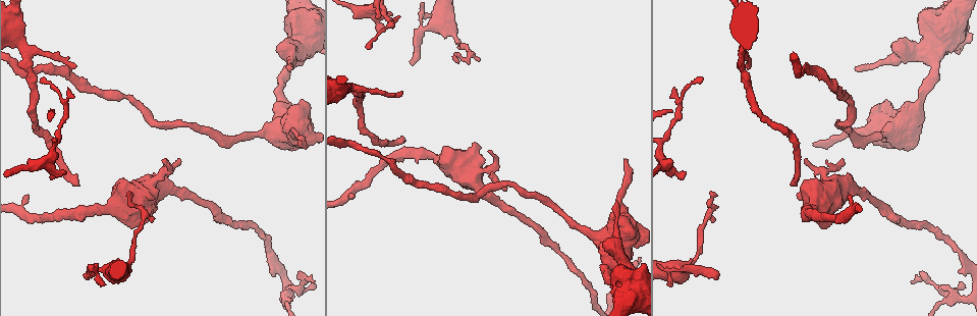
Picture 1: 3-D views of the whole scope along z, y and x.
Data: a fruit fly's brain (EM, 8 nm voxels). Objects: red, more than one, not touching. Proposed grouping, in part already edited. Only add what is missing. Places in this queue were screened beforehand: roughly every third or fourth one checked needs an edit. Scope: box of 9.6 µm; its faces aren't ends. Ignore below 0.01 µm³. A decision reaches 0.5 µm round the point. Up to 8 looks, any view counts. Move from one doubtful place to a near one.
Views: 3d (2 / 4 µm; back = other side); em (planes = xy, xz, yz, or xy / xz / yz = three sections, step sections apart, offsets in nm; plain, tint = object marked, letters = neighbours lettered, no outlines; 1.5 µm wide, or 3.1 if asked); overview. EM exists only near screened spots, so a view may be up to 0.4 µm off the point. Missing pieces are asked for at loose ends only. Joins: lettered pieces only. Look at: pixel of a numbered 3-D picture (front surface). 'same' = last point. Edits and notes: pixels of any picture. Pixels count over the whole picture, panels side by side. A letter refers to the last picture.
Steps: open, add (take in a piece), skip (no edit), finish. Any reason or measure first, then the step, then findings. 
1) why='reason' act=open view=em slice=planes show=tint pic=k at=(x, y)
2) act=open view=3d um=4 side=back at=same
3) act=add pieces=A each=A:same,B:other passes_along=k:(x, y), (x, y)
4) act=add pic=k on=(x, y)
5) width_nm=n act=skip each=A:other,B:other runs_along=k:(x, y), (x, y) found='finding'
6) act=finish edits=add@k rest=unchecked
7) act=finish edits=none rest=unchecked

why='branch stops here' act=open view=em slice=planes show=letters pic=1 at=(413, 63)

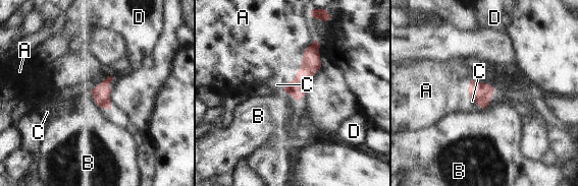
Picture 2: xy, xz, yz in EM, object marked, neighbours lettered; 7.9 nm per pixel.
width_nm=140 act=add pieces=C each=A:other,B:other,C:same,D:other passes_along=2:(297, 87), (286, 85), (276, 84) found='it goes on there'

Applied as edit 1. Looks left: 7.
why='free end' act=open view=em slice=planes show=letters pic=1 at=(840, 160)

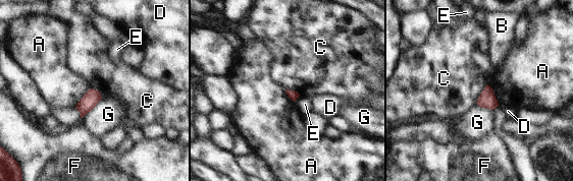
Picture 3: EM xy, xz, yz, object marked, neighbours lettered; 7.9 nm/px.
act=skip each=A:other,B:other,C:other,D:other,E:other,F:other,G:other found='no lettered piece goes on from it'

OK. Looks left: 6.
act=finish edits=add@2 rest=unchecked

